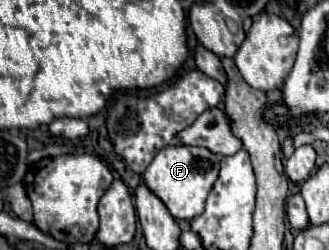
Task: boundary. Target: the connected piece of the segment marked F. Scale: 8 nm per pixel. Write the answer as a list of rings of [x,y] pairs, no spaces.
[[[166,145],[144,171],[144,183],[164,201],[174,219],[194,219],[204,213],[206,197],[218,177],[220,157],[204,147],[192,145]]]

